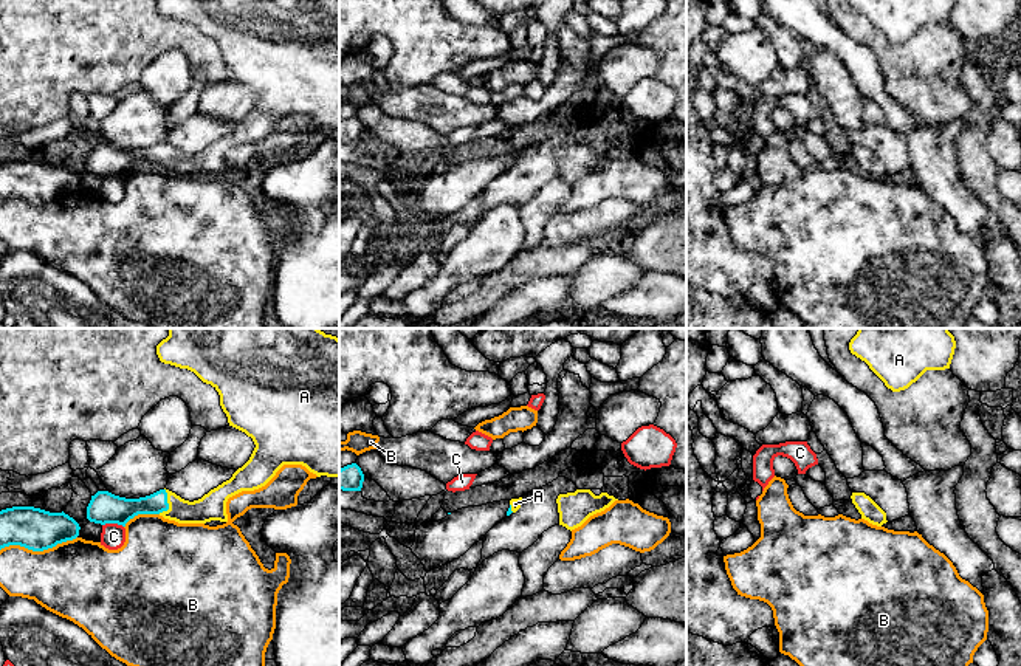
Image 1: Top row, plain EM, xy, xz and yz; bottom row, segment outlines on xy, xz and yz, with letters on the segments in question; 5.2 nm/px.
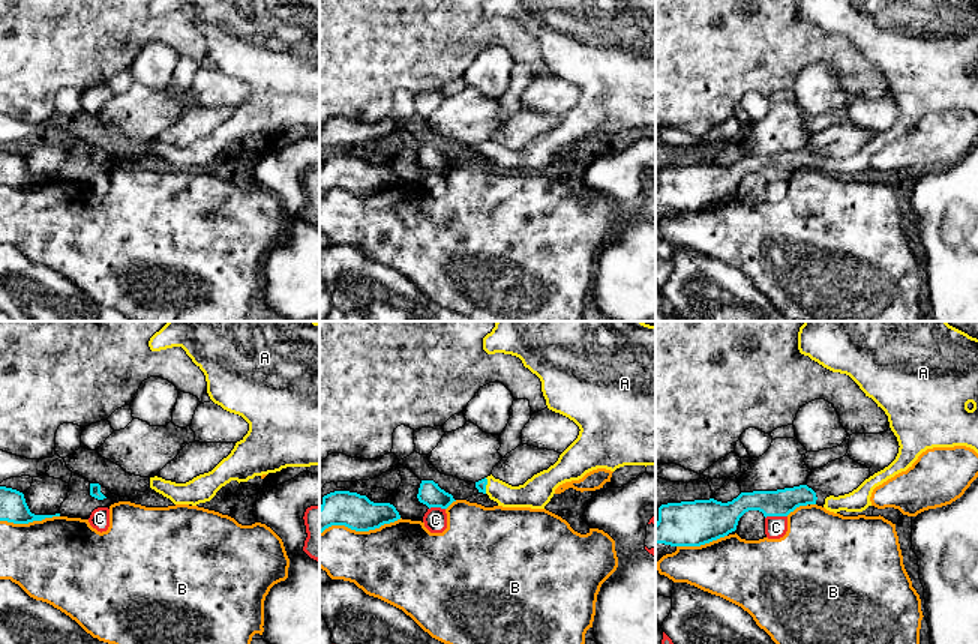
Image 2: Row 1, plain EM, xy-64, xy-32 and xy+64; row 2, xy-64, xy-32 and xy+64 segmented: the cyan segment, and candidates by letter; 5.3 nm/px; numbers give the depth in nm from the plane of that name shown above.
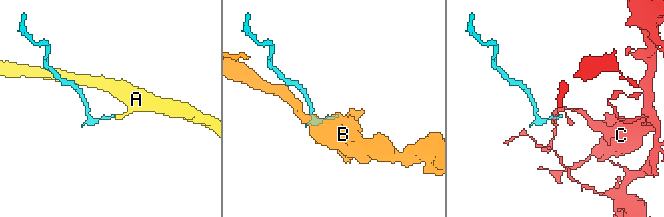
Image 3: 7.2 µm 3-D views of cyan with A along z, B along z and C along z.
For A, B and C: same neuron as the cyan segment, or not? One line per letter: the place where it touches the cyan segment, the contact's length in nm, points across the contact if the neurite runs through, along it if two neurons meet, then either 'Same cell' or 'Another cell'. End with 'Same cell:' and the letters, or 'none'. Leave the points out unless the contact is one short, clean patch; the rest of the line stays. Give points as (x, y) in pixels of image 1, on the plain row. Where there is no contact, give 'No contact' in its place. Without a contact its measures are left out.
A: Touches cyan at xy (168, 157). Shared border 140 nm. Path across: xy (121, 163), (168, 157), (174, 161), (211, 160). Same cell
B: Touches cyan at xy (37, 203). Shared border 400 nm. Another cell
C: Touches cyan at xy (113, 175). Shared border 110 nm. Boundary: xy (103, 177), (120, 177), (123, 180). Another cell
Same cell: A

